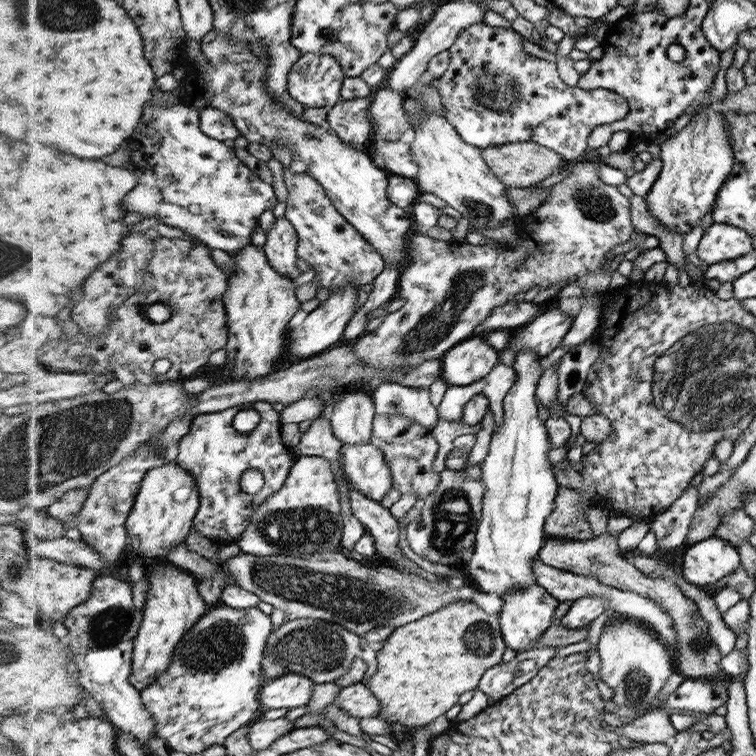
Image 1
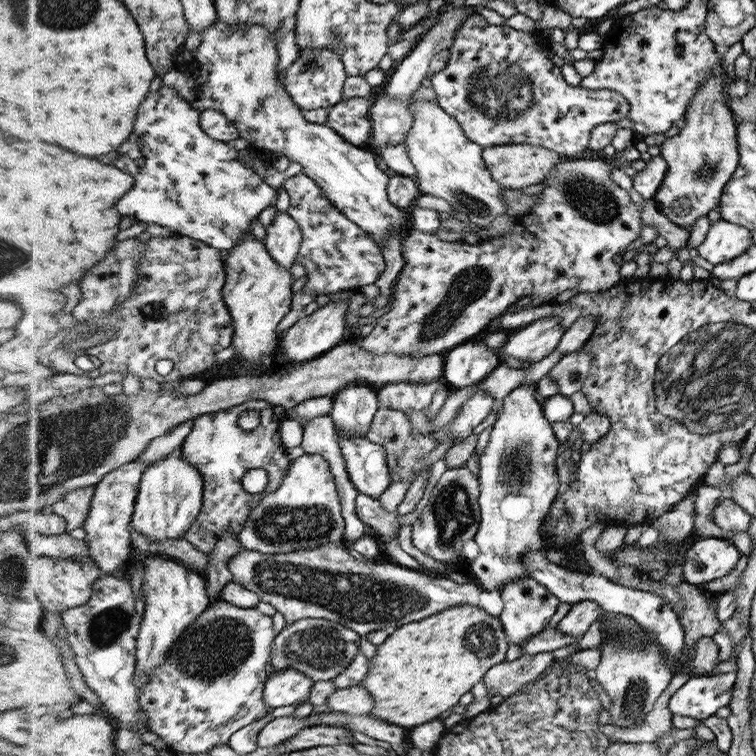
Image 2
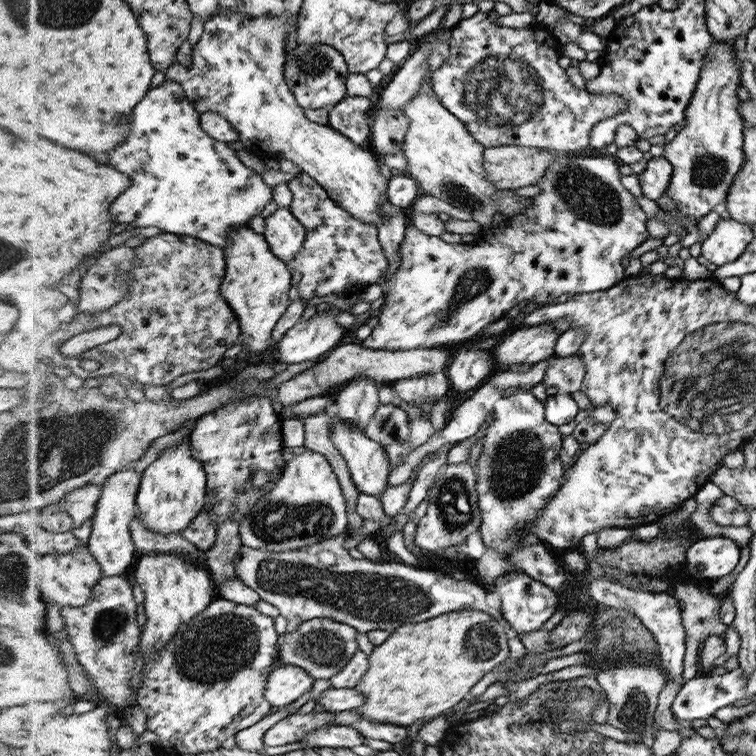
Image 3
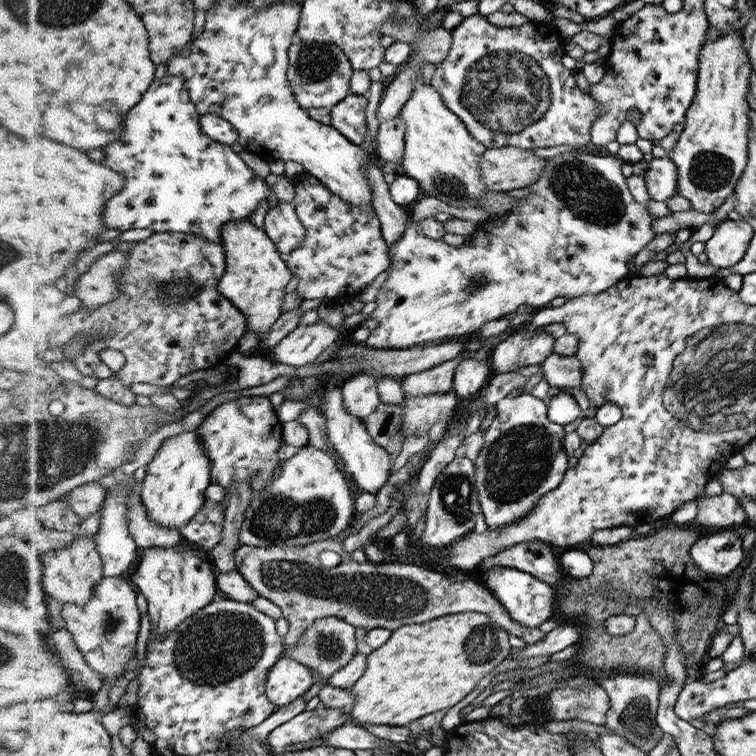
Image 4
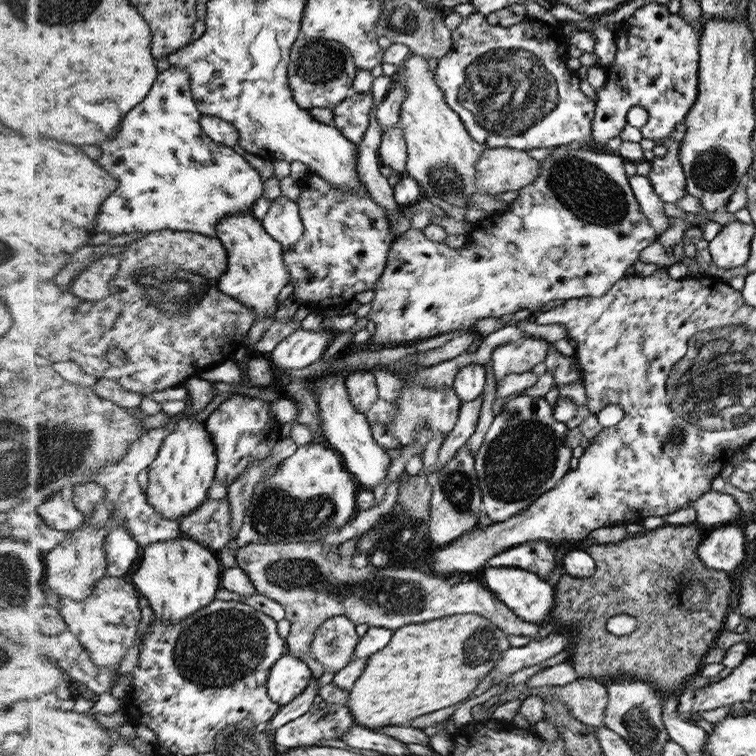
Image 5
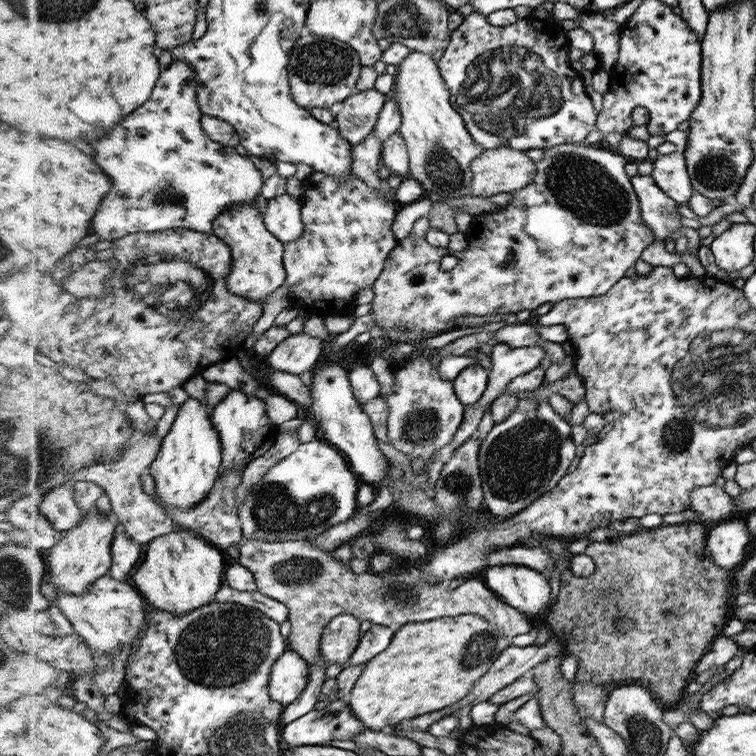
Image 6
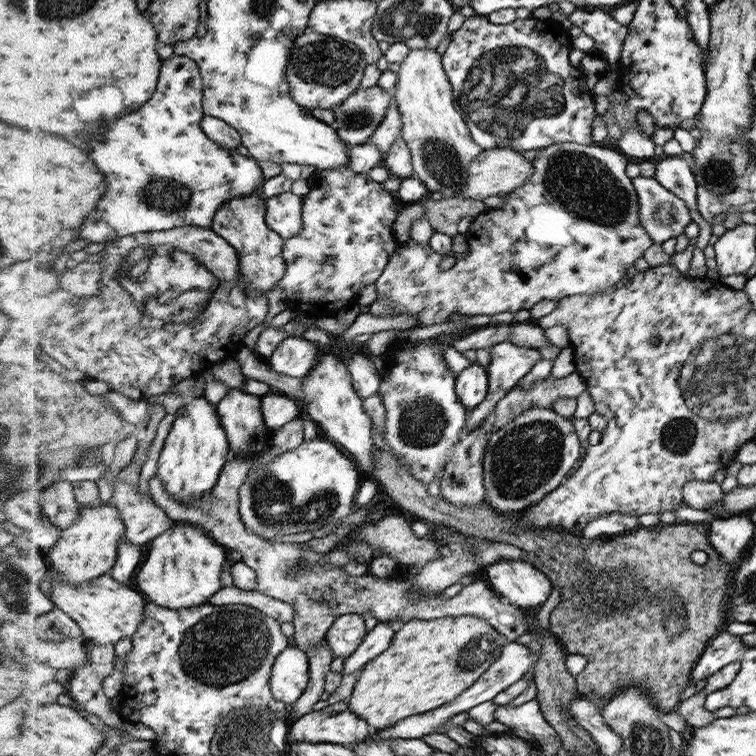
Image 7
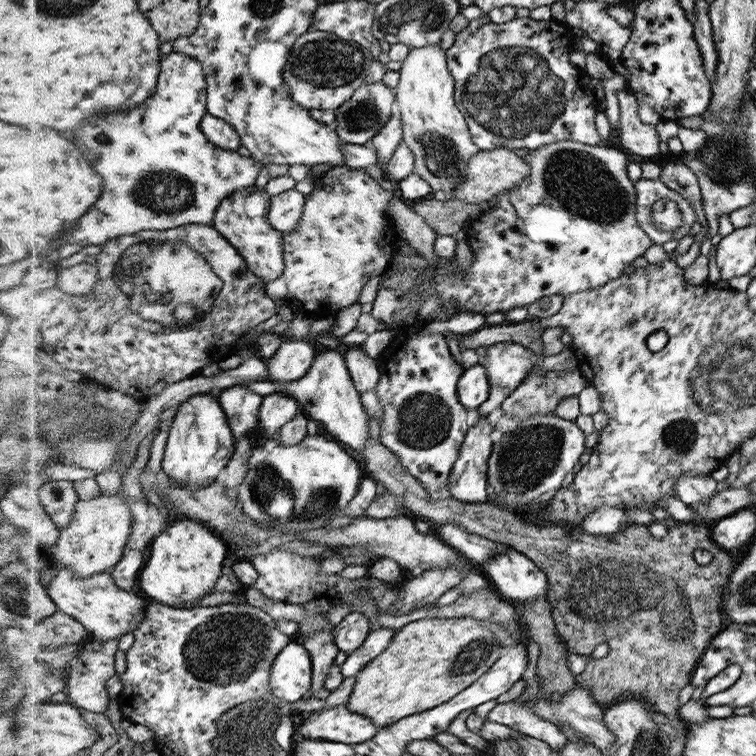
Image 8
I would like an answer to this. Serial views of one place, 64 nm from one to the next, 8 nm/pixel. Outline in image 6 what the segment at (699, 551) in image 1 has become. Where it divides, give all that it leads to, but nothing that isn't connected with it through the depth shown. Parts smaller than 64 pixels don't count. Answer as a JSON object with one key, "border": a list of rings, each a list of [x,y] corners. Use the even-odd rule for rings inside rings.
{"border":[[[737,515],[728,521],[710,525],[706,556],[720,568],[726,570],[738,566],[746,556],[750,534],[744,522],[744,515]]]}

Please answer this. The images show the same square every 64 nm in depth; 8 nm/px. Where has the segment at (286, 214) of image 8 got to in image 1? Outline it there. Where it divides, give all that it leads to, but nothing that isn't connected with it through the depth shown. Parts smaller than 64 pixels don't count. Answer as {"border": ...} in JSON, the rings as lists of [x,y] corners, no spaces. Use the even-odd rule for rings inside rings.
{"border":[[[285,216],[276,219],[269,232],[268,242],[264,246],[265,251],[276,272],[287,276],[293,282],[300,276],[300,270],[296,266],[296,246],[299,246],[299,235],[295,225]]]}

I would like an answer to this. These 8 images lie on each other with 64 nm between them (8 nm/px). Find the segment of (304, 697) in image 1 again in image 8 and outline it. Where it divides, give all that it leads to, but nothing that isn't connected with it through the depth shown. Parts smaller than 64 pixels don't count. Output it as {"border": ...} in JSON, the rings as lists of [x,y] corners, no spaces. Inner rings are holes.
{"border":[[[293,638],[279,652],[272,668],[272,694],[286,702],[296,702],[310,690],[313,678],[311,653],[302,642]]]}

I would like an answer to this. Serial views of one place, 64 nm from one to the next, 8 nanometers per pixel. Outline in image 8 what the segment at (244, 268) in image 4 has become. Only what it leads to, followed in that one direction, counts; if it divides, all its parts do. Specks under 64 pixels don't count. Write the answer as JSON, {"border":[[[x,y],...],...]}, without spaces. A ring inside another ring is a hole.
{"border":[[[256,184],[250,189],[242,189],[228,197],[215,216],[215,227],[242,253],[254,274],[263,278],[269,285],[283,275],[286,259],[283,247],[286,245],[283,233],[271,223],[272,199],[266,188],[260,190]]]}

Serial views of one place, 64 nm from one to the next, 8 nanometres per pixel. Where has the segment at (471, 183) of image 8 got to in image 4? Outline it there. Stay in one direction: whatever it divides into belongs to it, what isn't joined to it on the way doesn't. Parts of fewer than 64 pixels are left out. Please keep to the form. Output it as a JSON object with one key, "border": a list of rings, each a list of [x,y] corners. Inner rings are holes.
{"border":[[[486,148],[480,166],[486,193],[508,193],[536,183],[547,166],[547,159],[538,157],[533,149]]]}

